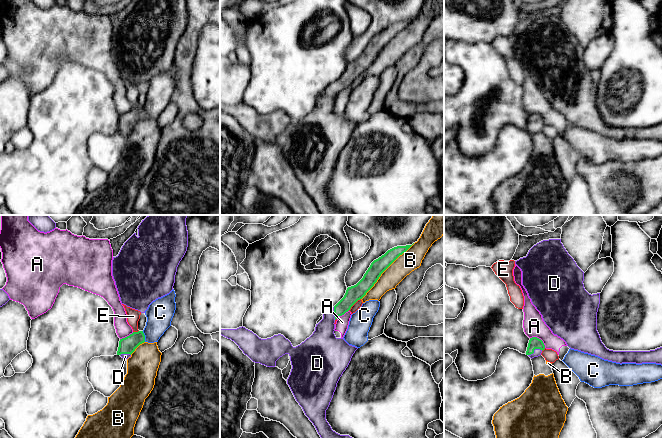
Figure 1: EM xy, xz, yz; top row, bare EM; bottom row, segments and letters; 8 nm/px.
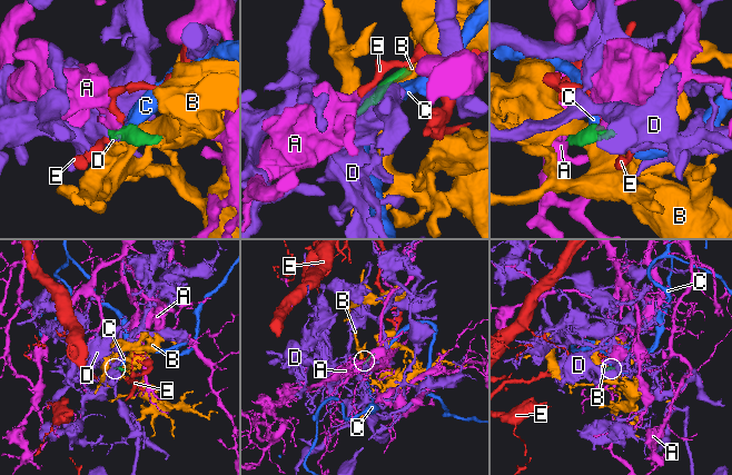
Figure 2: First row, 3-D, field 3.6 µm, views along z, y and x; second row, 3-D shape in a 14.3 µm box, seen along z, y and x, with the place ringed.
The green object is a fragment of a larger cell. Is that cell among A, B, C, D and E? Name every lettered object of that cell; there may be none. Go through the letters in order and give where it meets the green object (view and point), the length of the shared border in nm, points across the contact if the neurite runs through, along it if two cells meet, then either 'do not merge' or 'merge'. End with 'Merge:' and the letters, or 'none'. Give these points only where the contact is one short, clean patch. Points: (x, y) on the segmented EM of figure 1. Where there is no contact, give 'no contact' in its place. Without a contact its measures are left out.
A: meets green in yz at (538, 338); contact 150 nm long; border along yz (530, 337), (538, 337), (545, 347); do not merge
B: meets green in xz at (385, 269); contact 600 nm long; do not merge
C: meets green in xy at (144, 336); contact 90 nm long; border along xy (142, 331), (145, 341); do not merge
D: meets green in yz at (534, 349); contact 130 nm long; runs through yz (534, 343), (534, 349), (537, 352); merge
E: meets green in xz at (354, 303); contact 140 nm long; border along xz (360, 298), (348, 310); do not merge
Merge: D

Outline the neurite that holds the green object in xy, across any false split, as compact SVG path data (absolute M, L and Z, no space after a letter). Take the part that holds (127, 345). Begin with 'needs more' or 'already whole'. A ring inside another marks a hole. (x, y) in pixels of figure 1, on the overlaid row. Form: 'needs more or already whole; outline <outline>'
needs more; outline M143 331L133 332L129 336L120 339L117 355L120 355L124 359L128 359L135 349L144 342L145 335Z

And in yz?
needs more; outline M532 337L529 340L526 355L531 359L541 355L542 351L545 349L543 341L537 337Z

